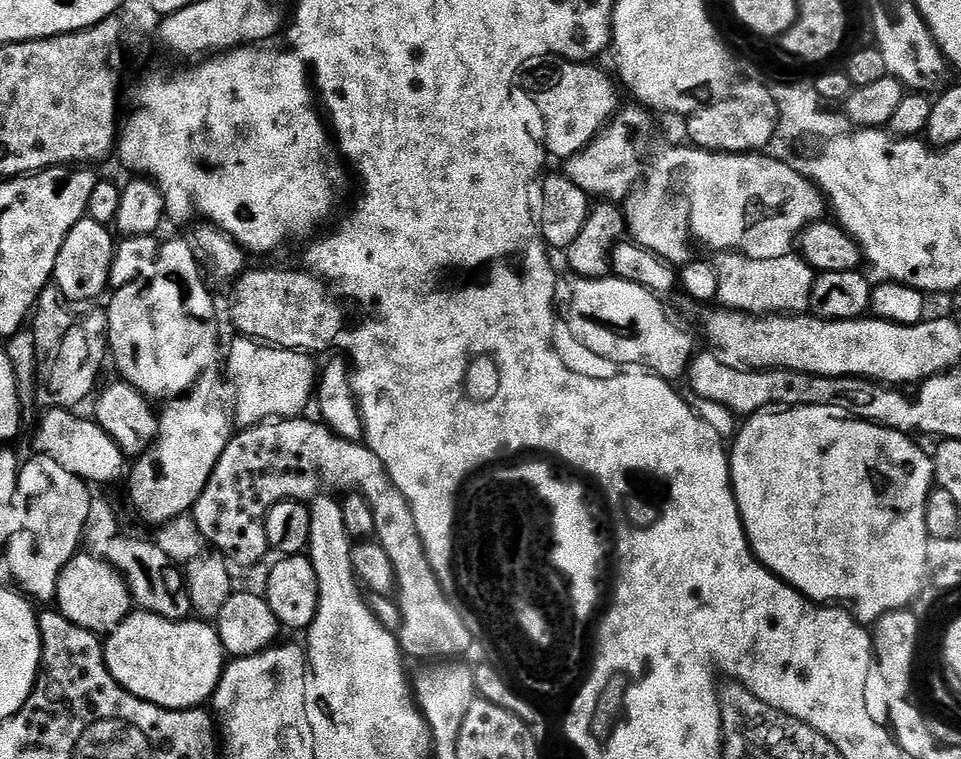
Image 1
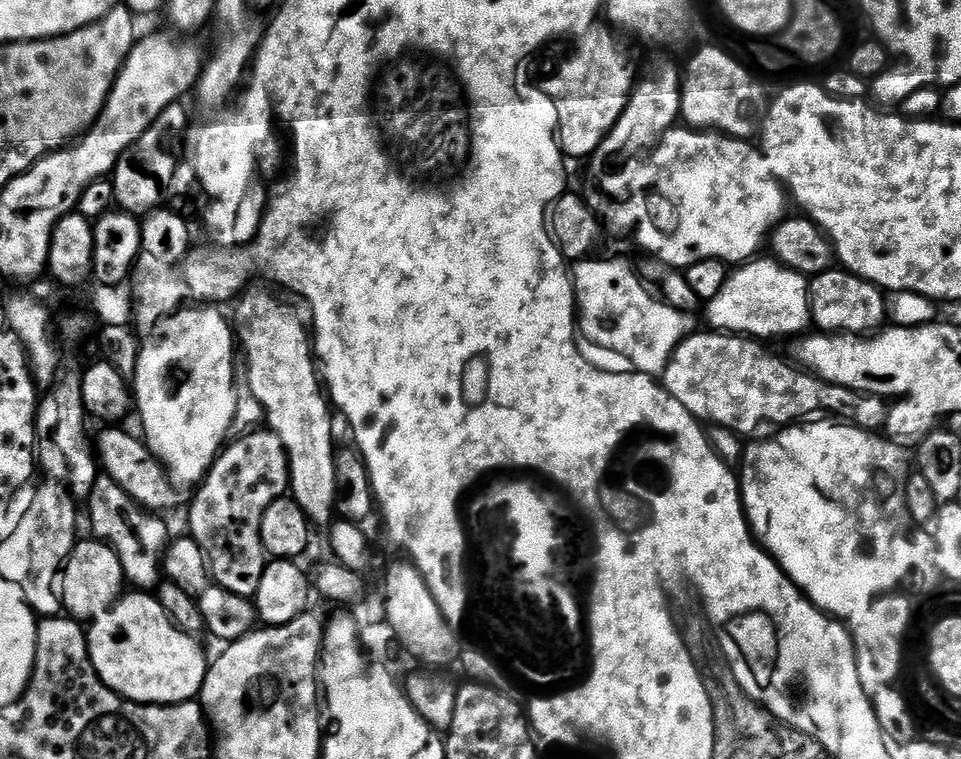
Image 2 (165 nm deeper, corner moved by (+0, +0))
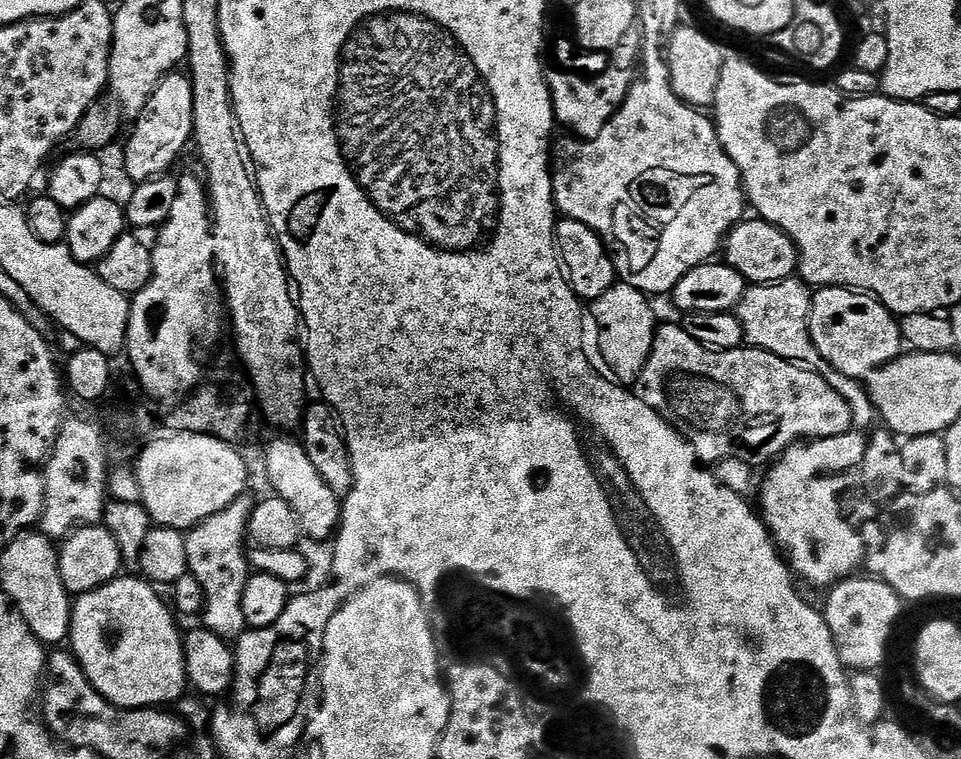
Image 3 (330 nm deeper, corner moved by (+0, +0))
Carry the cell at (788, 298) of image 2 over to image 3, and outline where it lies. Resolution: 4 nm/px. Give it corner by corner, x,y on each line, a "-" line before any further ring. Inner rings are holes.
799,278
779,280
773,284
753,284
745,287
744,297
736,305
734,313
741,320
744,337
751,347
773,352
783,360
792,360
815,370
822,379
830,382
830,386
834,386
834,390
838,390
838,394
842,394
842,398
846,398
846,404
850,406
853,429
871,429
877,423
878,413
872,405
872,399
868,397
867,387
857,377
842,374
835,366
826,363
814,346
808,329
812,293
813,289

